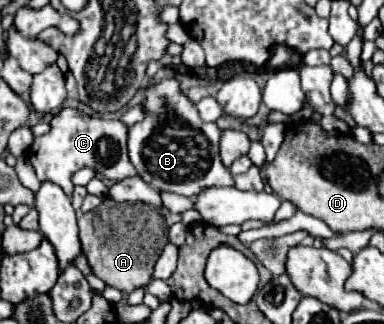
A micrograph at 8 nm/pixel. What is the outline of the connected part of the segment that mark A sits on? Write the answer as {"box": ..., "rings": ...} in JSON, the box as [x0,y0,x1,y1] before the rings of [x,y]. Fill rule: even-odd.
{"box":[78,198,168,294],"rings":[[[104,198],[96,210],[90,210],[78,218],[78,228],[82,250],[92,272],[108,286],[126,294],[136,288],[144,288],[152,280],[152,268],[162,248],[168,244],[168,226],[164,216],[156,206],[144,202],[118,204],[112,198]]]}

